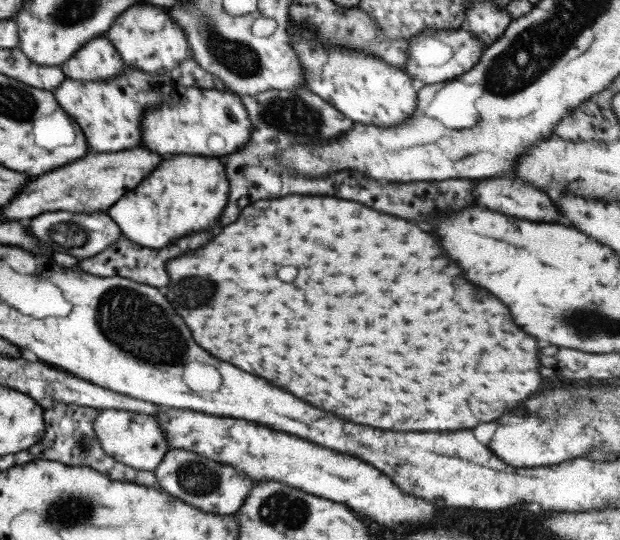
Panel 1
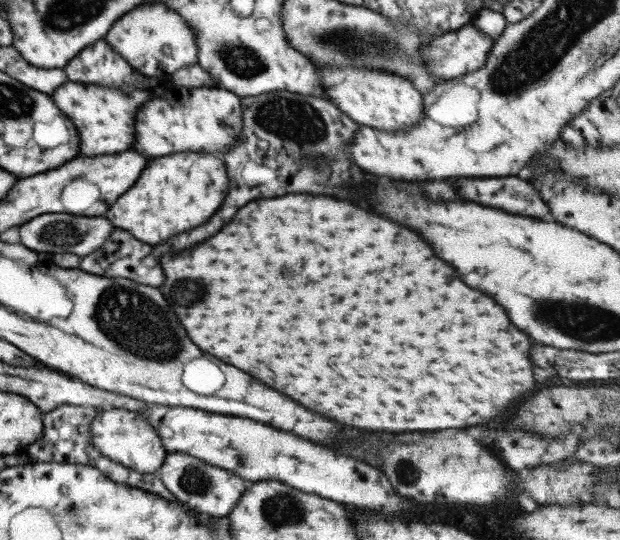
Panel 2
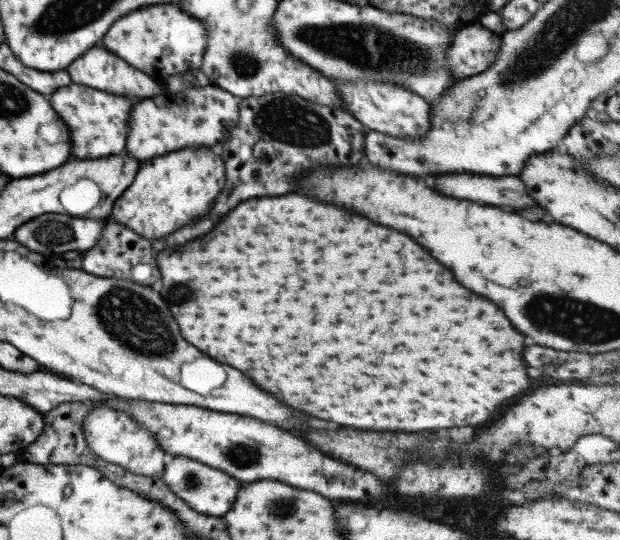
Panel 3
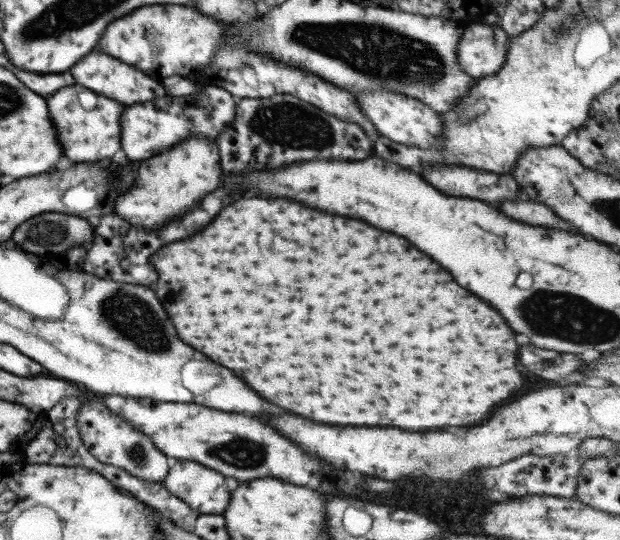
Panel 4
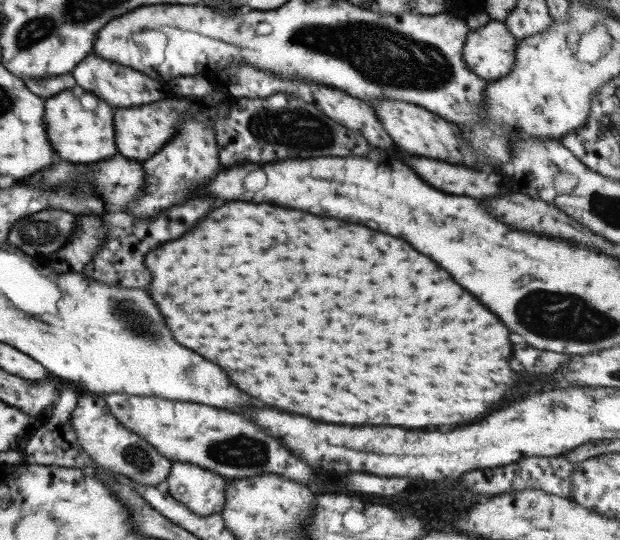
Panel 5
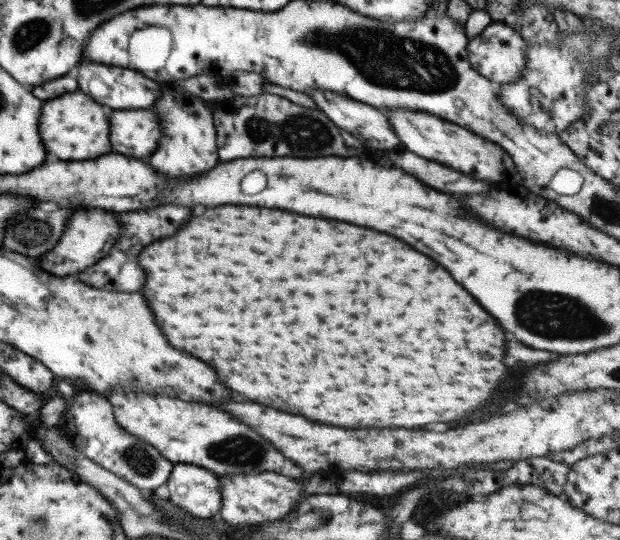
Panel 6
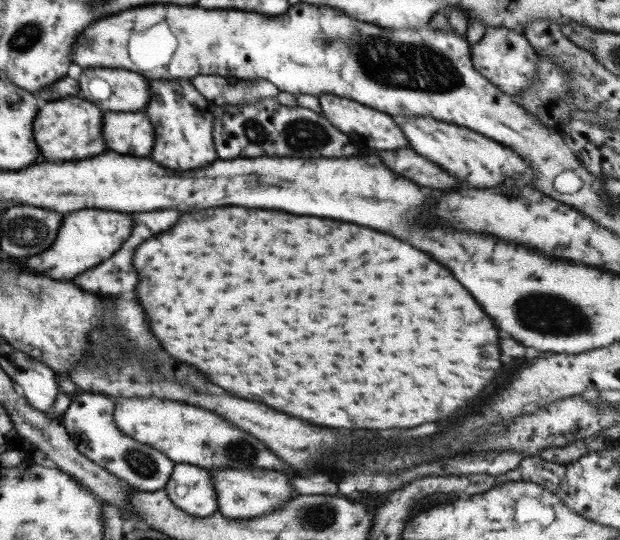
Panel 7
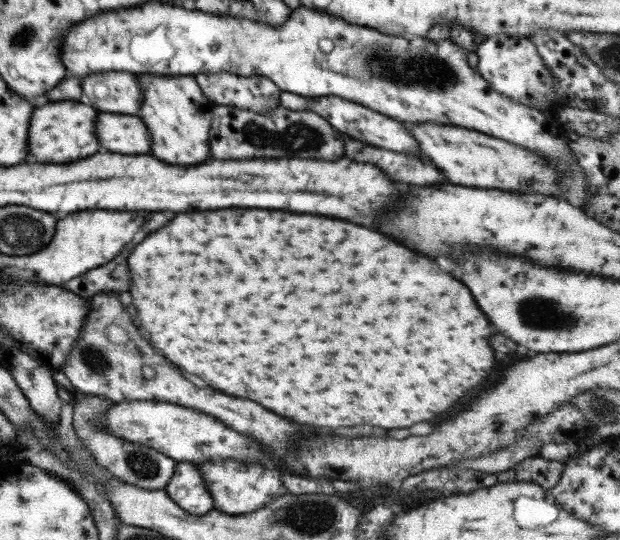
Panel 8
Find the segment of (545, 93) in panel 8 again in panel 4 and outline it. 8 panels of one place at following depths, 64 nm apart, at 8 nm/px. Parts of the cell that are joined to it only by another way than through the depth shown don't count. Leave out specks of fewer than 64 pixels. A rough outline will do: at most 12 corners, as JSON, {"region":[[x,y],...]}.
{"region":[[497,23],[466,24],[455,49],[474,80],[505,63],[509,37]]}

